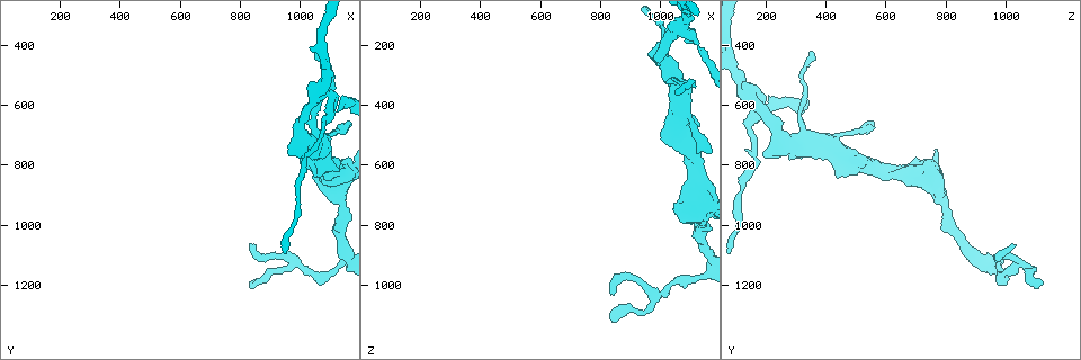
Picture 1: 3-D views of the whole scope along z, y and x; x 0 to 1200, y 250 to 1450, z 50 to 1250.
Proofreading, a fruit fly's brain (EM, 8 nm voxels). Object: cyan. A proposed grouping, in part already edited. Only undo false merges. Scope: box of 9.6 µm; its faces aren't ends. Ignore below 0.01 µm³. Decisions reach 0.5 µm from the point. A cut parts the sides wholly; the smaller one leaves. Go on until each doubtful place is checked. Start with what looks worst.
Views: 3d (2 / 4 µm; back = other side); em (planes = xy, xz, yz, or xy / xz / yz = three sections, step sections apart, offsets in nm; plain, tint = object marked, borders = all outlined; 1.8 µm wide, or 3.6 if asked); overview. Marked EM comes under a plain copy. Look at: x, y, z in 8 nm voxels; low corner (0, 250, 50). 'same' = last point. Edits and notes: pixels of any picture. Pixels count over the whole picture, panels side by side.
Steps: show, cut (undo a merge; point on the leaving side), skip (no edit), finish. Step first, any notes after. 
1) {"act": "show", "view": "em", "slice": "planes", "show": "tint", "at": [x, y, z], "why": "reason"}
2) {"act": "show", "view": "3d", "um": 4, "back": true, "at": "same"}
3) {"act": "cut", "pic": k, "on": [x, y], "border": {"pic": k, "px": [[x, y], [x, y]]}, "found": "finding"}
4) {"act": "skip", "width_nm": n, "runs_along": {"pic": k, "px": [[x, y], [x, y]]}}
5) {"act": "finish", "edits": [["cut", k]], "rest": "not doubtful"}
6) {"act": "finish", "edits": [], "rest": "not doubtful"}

{"act": "show", "view": "em", "slice": "xz", "step": 16, "show": "tint", "at": [1060, 740, 420], "why": "two arms in line, one across"}

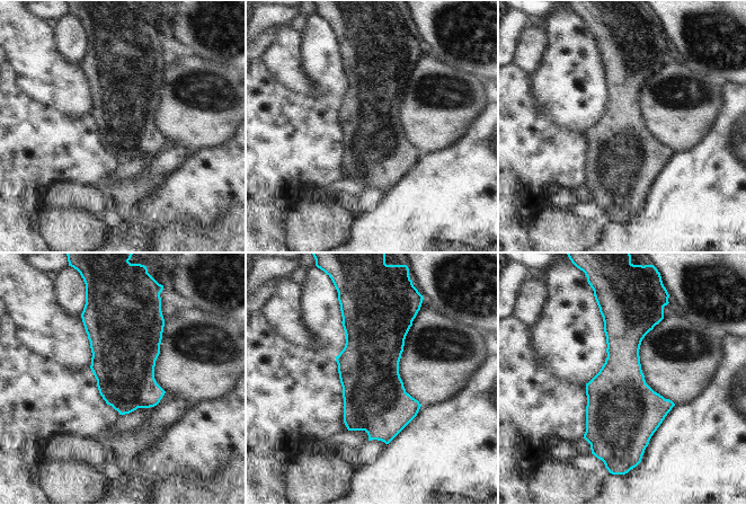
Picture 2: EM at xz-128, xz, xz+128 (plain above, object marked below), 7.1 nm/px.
{"act": "show", "view": "em", "slice": "planes", "show": "tint", "at": "same"}

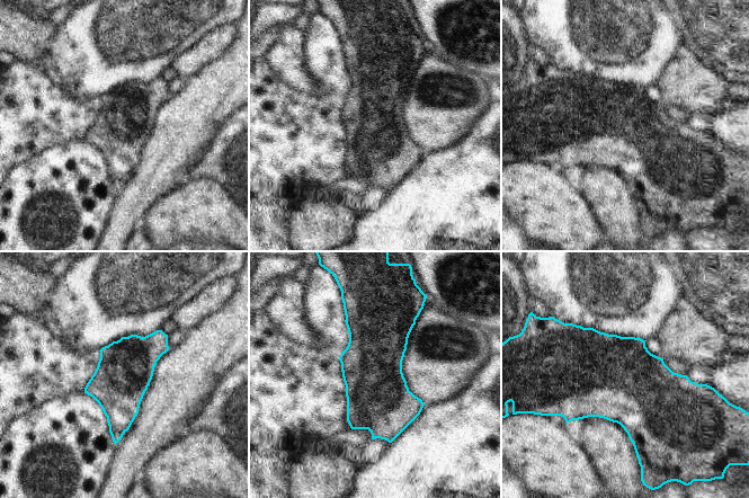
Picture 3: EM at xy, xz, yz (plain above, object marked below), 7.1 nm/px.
{"act": "skip", "found": "continuous, no second neuron"}

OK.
{"act": "show", "view": "3d", "um": 2, "at": [990, 1140, 1030], "why": "three-way junction"}

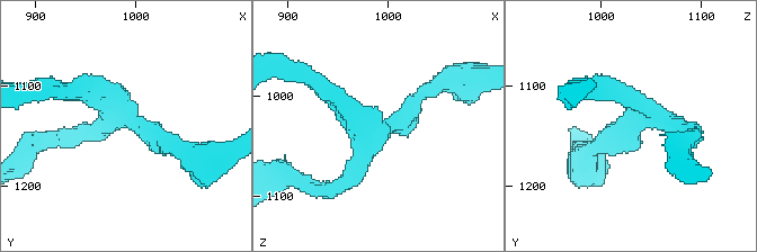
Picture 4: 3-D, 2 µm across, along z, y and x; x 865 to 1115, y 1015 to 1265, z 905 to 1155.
{"act": "show", "view": "em", "slice": "yz", "step": 4, "show": "tint", "at": [994, 1130, 1036], "arms": 3}

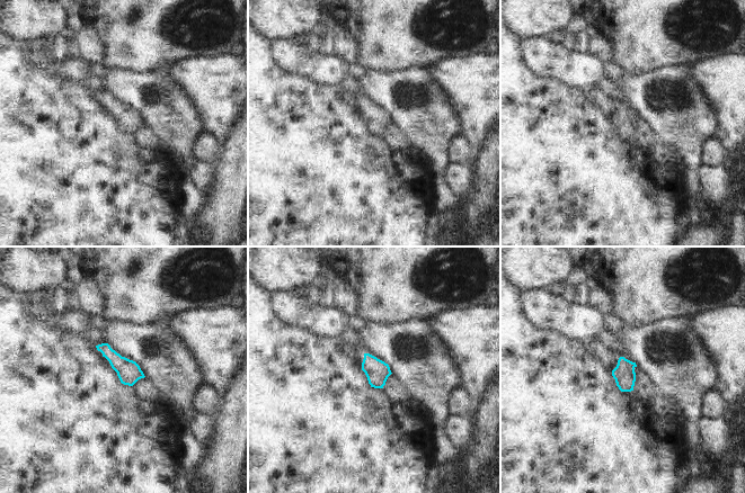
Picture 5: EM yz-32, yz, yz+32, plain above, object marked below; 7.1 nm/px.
{"act": "show", "view": "em", "slice": "xz", "step": 8, "show": "tint", "at": "same", "why": "cut it another way"}

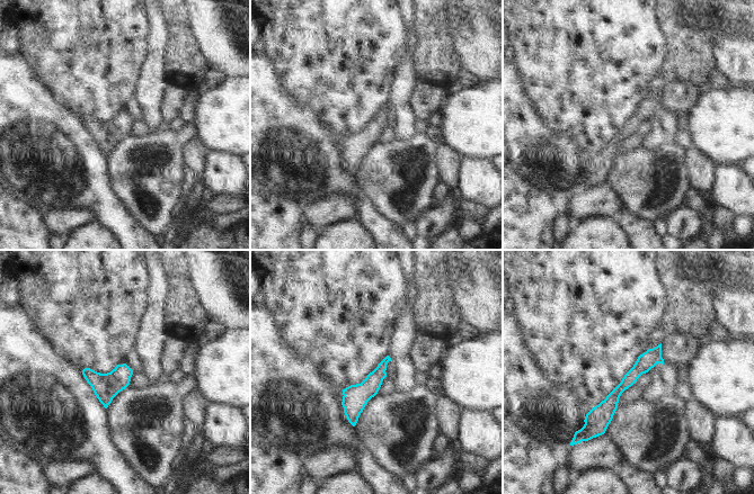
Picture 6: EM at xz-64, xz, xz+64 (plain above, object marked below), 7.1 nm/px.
{"act": "skip", "runs_along": {"pic": 6, "px": [[658, 349], [615, 393], [595, 433]]}, "found": "one neuron here"}

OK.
{"act": "show", "view": "em", "slice": "planes", "show": "tint", "at": [870, 1110, 970], "why": "sharp bend"}

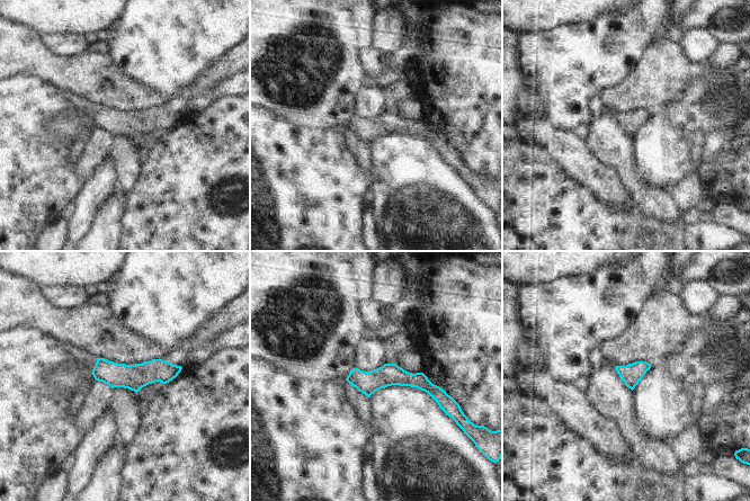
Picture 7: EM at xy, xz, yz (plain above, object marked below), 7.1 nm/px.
{"act": "skip", "width_nm": 150, "runs_along": {"pic": 7, "px": [[349, 378], [419, 379], [442, 394]]}, "found": "all the same neuron"}

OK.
{"act": "show", "view": "3d", "um": 4, "at": [1060, 570, 140]}

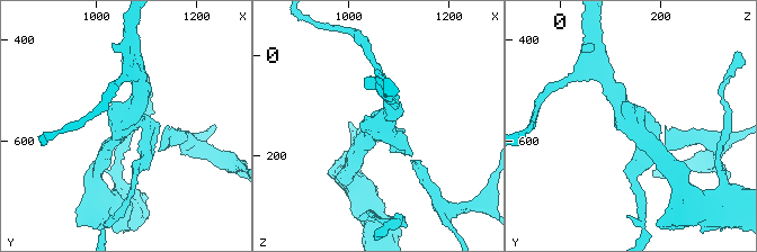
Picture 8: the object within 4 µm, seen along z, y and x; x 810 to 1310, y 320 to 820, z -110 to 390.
{"act": "show", "view": "em", "slice": "planes", "show": "tint", "at": [1060, 565, 145]}

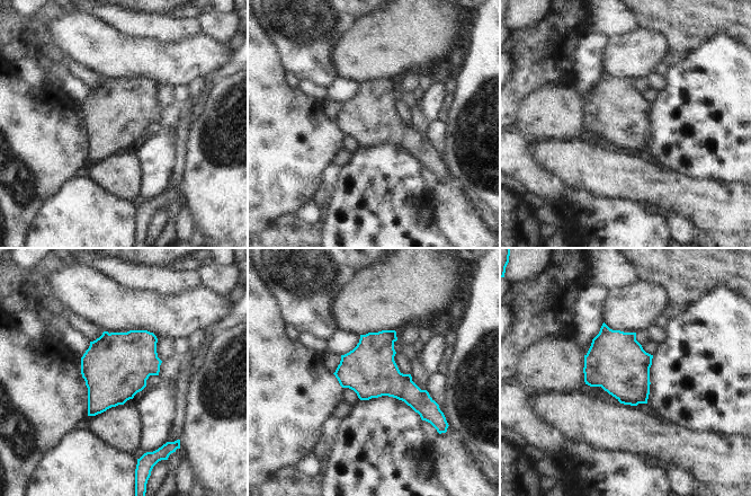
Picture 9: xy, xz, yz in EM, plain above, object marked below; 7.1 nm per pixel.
{"act": "skip", "found": "all the same neuron"}

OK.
{"act": "finish", "edits": [], "rest": "not doubtful"}

